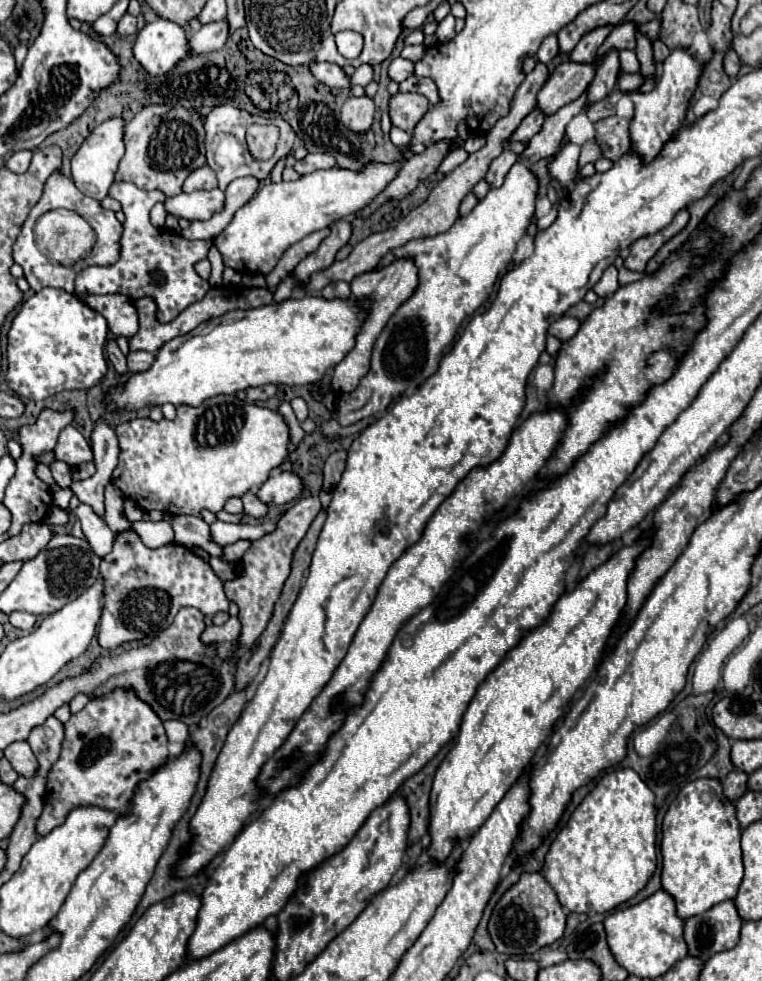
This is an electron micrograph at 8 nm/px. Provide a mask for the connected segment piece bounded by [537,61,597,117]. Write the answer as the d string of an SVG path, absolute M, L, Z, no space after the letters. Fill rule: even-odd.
M561 63L549 75L541 91L537 93L537 109L545 113L545 117L553 115L563 105L575 101L587 85L595 77L597 65L579 65L579 63Z

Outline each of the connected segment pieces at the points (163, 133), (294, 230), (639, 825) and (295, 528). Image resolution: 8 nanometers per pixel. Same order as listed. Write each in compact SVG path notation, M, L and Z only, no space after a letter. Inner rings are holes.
M169 105L145 107L123 127L125 155L115 173L115 181L127 181L145 191L159 189L167 197L173 197L181 193L185 177L193 169L205 165L203 137L205 129L201 115L195 117L187 109Z
M369 161L363 165L361 171L353 171L353 169L341 169L341 167L333 167L333 169L317 169L313 173L301 175L301 179L291 181L291 183L269 183L263 185L255 197L251 201L247 201L231 219L231 223L225 227L223 233L219 233L213 243L217 245L217 249L223 255L223 263L239 273L263 273L267 275L277 261L281 259L281 255L285 253L285 249L297 241L301 241L303 237L307 237L313 231L325 229L331 223L335 223L337 219L345 219L355 215L359 209L363 209L365 205L369 205L399 173L399 169L403 167L403 161L391 161L391 163L377 163L377 161Z
M621 767L609 773L603 773L595 783L593 791L585 795L585 799L571 813L569 821L559 829L555 841L551 843L541 875L555 889L557 899L563 907L573 913L607 913L617 905L635 897L657 867L655 857L655 795L641 781L641 777L629 769Z
M301 497L295 501L295 505L283 515L277 529L257 541L251 543L251 547L245 551L241 559L241 573L235 577L235 581L225 583L225 595L233 599L239 605L239 621L243 625L241 637L239 637L239 649L249 649L257 641L257 637L263 633L265 623L269 621L271 605L275 605L277 597L281 595L285 577L289 577L293 549L299 545L299 541L305 537L311 521L321 511L319 497Z

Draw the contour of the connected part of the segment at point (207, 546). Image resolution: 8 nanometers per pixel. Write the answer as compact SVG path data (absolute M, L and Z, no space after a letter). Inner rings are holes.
M177 515L171 521L173 531L175 531L175 543L191 547L191 545L199 545L203 547L211 557L223 557L223 547L217 545L211 535L209 535L209 525L205 521L201 521L199 517L191 517L191 515Z

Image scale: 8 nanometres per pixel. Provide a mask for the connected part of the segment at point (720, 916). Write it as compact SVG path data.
M723 901L697 917L689 917L683 925L687 953L707 961L719 951L733 949L733 945L737 945L741 925L743 921L737 915L733 901Z

